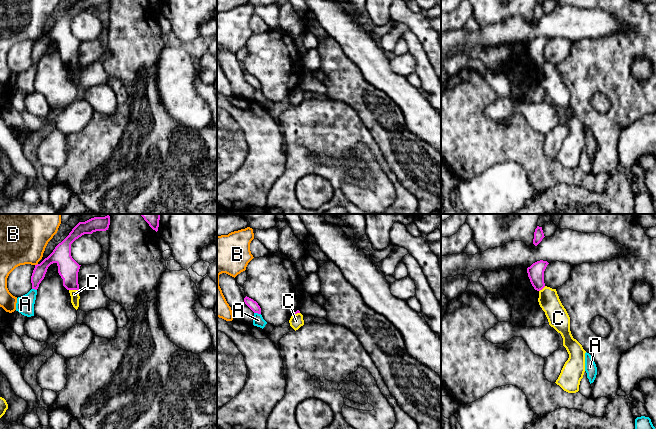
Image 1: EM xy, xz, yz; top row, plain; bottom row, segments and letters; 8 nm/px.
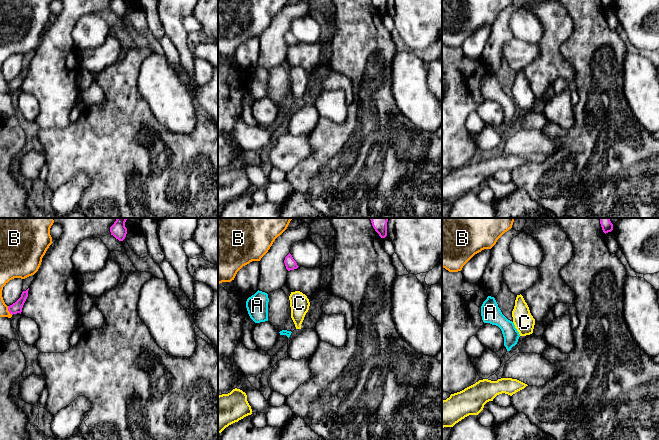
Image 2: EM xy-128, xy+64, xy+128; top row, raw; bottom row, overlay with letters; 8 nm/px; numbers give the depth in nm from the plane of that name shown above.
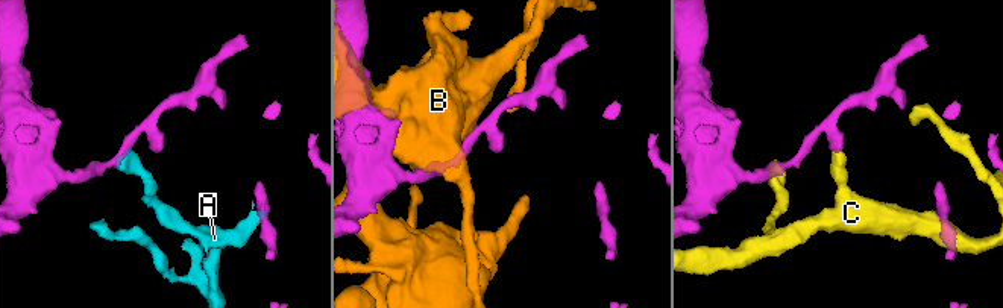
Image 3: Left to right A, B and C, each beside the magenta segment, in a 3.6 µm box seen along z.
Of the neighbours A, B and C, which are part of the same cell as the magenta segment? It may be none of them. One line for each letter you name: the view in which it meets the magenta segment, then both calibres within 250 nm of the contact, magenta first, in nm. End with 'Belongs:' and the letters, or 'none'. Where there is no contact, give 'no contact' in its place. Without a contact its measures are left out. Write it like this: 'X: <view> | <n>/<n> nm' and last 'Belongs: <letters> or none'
Belongs: none

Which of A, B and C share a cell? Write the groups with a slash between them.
A / B / C

